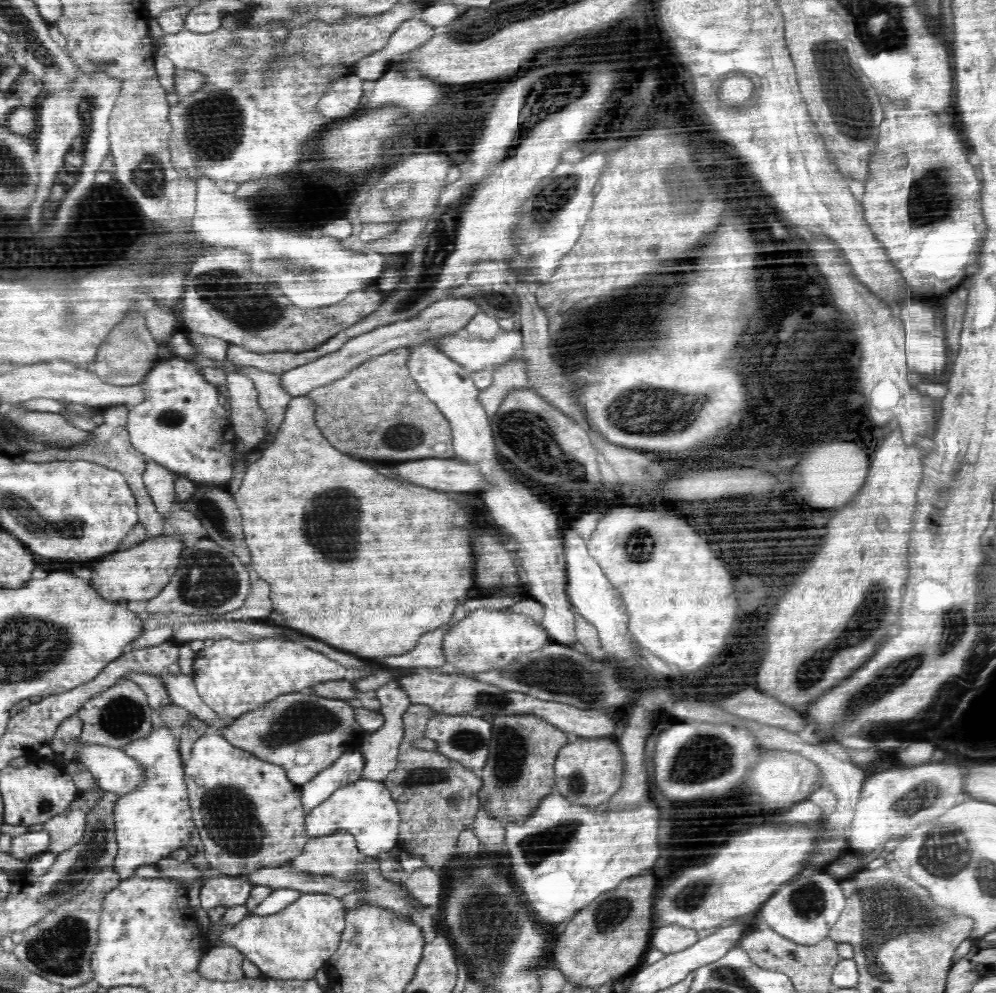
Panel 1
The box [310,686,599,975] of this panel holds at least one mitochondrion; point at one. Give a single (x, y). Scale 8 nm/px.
(537, 846)

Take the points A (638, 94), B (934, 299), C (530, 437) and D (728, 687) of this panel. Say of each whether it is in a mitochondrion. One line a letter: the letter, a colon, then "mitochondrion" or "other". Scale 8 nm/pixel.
A: other
B: other
C: mitochondrion
D: other

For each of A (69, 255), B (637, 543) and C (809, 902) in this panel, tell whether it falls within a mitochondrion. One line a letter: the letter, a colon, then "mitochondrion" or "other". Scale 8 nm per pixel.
A: mitochondrion
B: mitochondrion
C: mitochondrion

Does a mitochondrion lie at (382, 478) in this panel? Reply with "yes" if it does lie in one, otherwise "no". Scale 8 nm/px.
no

